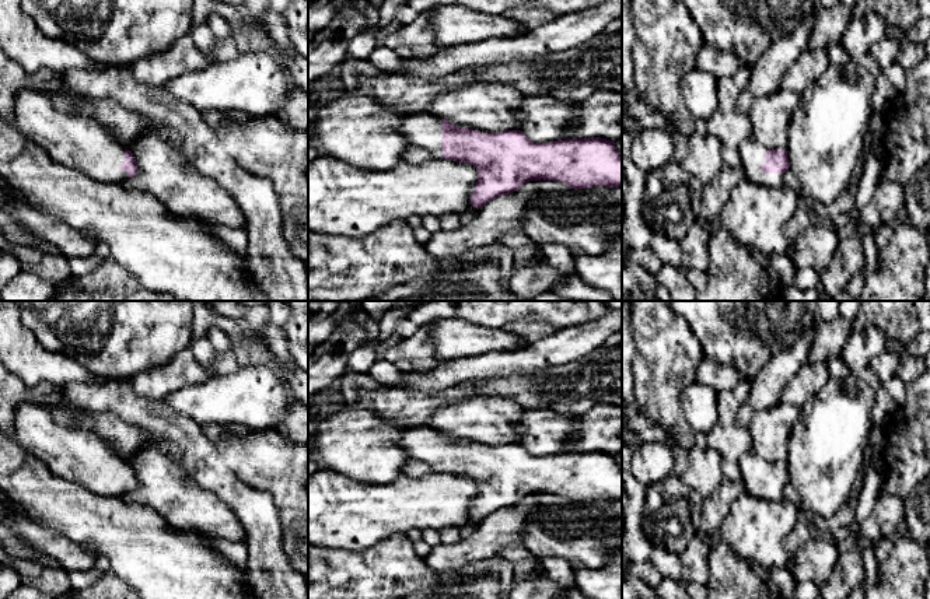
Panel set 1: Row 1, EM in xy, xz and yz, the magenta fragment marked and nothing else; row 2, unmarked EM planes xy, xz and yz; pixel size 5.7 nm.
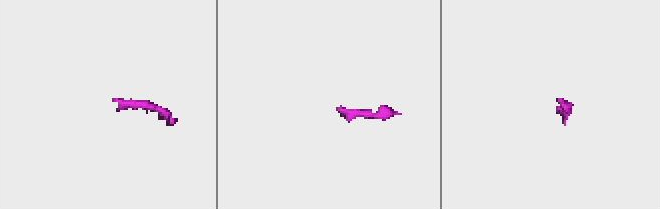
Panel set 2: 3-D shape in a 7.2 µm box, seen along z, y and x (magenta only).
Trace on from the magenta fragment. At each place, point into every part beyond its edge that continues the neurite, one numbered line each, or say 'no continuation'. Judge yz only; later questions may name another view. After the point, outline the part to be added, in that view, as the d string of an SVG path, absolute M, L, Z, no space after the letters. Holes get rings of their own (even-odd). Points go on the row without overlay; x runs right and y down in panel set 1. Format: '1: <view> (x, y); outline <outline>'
1: yz (751, 465); outline M749 451L741 456L740 467L745 491L763 500L777 501L783 498L784 487L763 487L761 480L766 477L763 466L768 465L756 452Z

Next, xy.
1: xy (77, 455); outline M22 404L11 437L66 481L102 497L127 493L127 487L119 484L126 462L115 456L98 435L59 424L45 409Z

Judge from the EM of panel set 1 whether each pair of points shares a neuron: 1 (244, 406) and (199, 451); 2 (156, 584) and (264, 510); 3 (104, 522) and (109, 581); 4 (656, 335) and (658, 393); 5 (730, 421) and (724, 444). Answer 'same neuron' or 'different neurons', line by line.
1: different neurons
2: different neurons
3: different neurons
4: same neuron
5: same neuron

